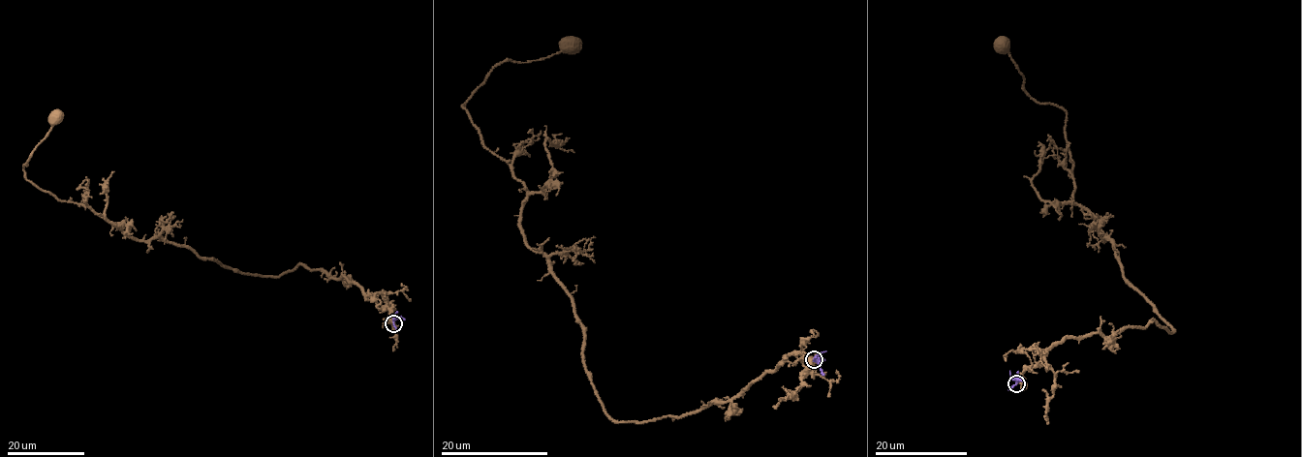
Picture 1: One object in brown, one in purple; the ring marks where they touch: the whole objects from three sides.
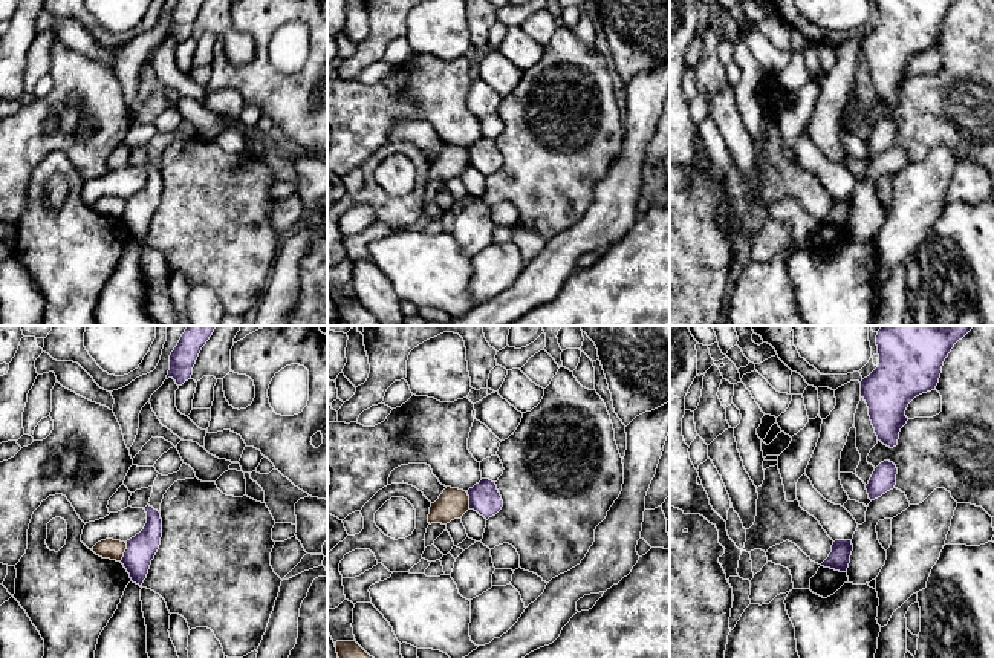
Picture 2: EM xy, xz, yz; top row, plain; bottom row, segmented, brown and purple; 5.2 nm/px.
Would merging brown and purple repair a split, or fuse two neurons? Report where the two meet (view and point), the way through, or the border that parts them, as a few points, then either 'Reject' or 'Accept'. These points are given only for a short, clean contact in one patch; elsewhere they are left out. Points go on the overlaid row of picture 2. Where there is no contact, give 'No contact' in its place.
Touches brown at xy (124, 551). Boundary: xy (126, 542), (126, 551), (120, 560). Reject

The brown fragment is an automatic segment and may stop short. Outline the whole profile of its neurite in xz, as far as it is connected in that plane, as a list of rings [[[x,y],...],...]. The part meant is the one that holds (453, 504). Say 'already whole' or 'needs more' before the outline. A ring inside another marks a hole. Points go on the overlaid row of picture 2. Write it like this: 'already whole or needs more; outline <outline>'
already whole; outline [[[447,487],[439,499],[431,503],[428,523],[447,525],[454,519],[462,519],[462,516],[469,510],[469,496],[466,491],[459,488]]]

